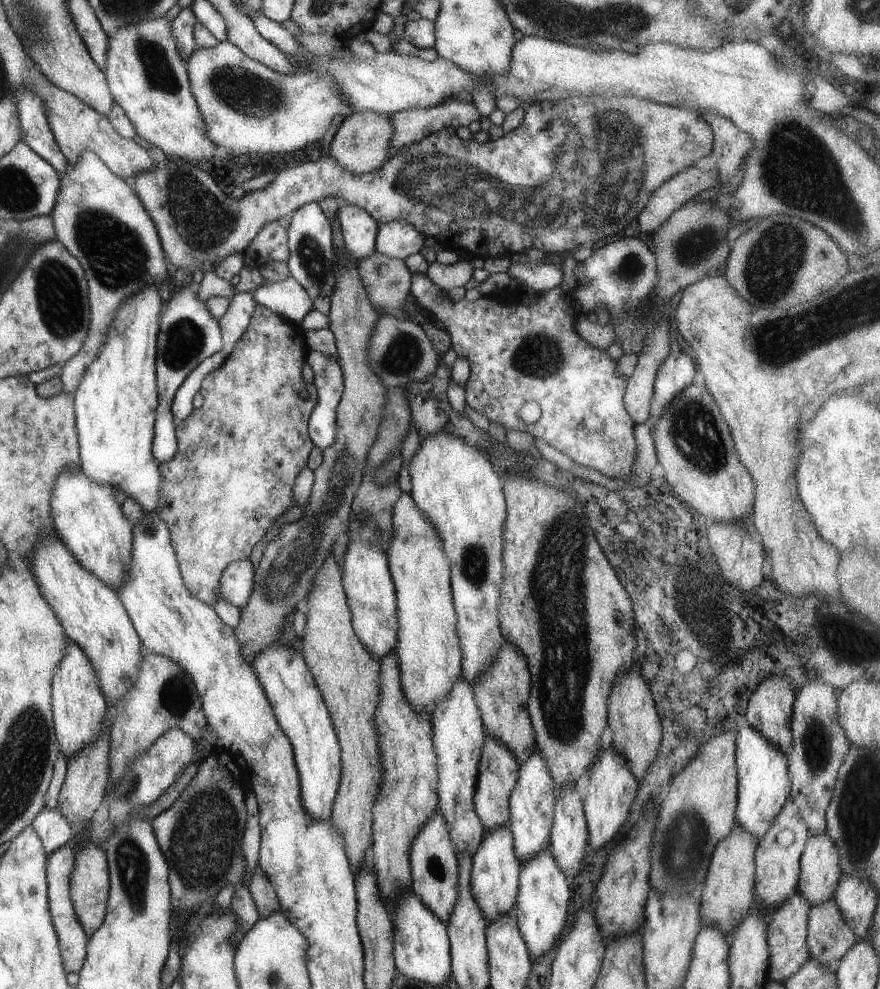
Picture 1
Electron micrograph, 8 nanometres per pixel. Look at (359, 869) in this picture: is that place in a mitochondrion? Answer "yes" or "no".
no

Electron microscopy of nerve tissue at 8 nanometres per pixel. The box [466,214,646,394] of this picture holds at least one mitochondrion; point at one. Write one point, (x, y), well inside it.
(540, 355)

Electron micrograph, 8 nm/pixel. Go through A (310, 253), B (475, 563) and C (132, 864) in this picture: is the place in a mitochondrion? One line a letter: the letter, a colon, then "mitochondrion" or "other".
A: mitochondrion
B: mitochondrion
C: mitochondrion

